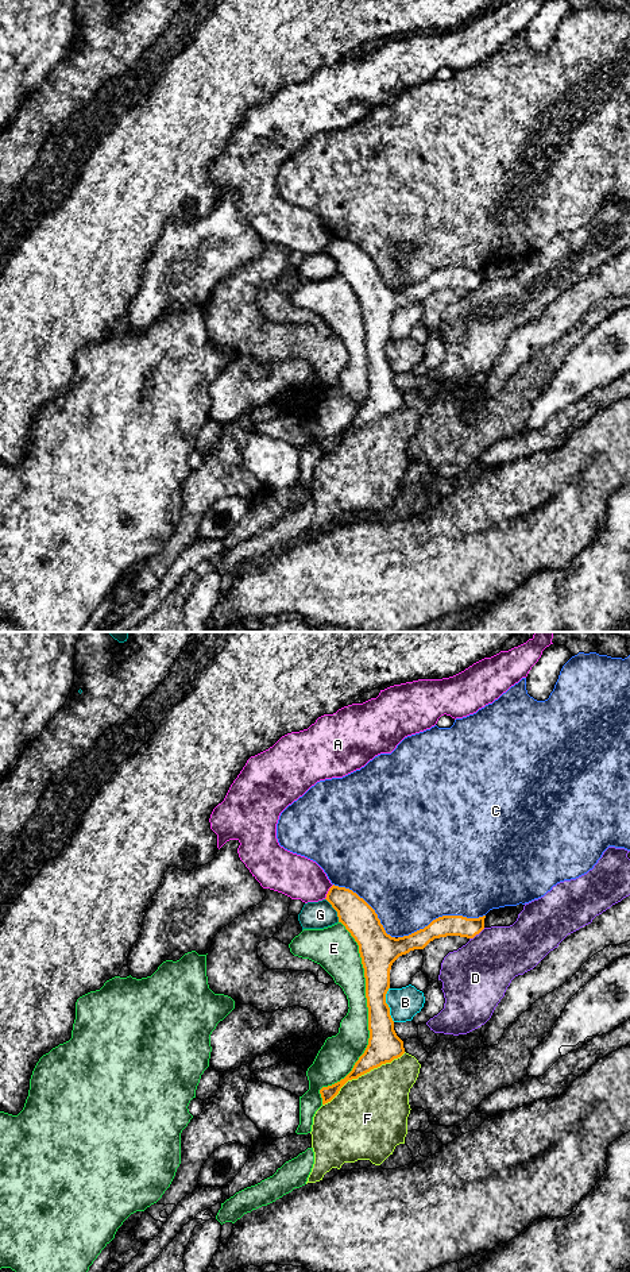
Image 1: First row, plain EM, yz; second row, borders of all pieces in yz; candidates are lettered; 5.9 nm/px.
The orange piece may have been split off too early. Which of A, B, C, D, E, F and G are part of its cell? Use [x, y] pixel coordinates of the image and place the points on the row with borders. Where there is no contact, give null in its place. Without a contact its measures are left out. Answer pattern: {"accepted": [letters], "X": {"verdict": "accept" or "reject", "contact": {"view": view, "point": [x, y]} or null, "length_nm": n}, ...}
{"accepted": [], "A": {"verdict": "reject", "contact": {"view": "yz", "point": [328, 891]}, "length_nm": 110}, "B": {"verdict": "reject", "contact": {"view": "yz", "point": [387, 1005]}, "length_nm": 220}, "C": {"verdict": "reject", "contact": {"view": "yz", "point": [443, 916]}, "length_nm": 550}, "D": {"verdict": "reject", "contact": {"view": "yz", "point": [476, 933]}, "length_nm": 120}, "E": {"verdict": "reject", "contact": {"view": "yz", "point": [368, 1018]}, "length_nm": 1100}, "F": {"verdict": "reject", "contact": {"view": "yz", "point": [363, 1074]}, "length_nm": 600}, "G": {"verdict": "reject", "contact": {"view": "yz", "point": [335, 909]}, "length_nm": 170}}

